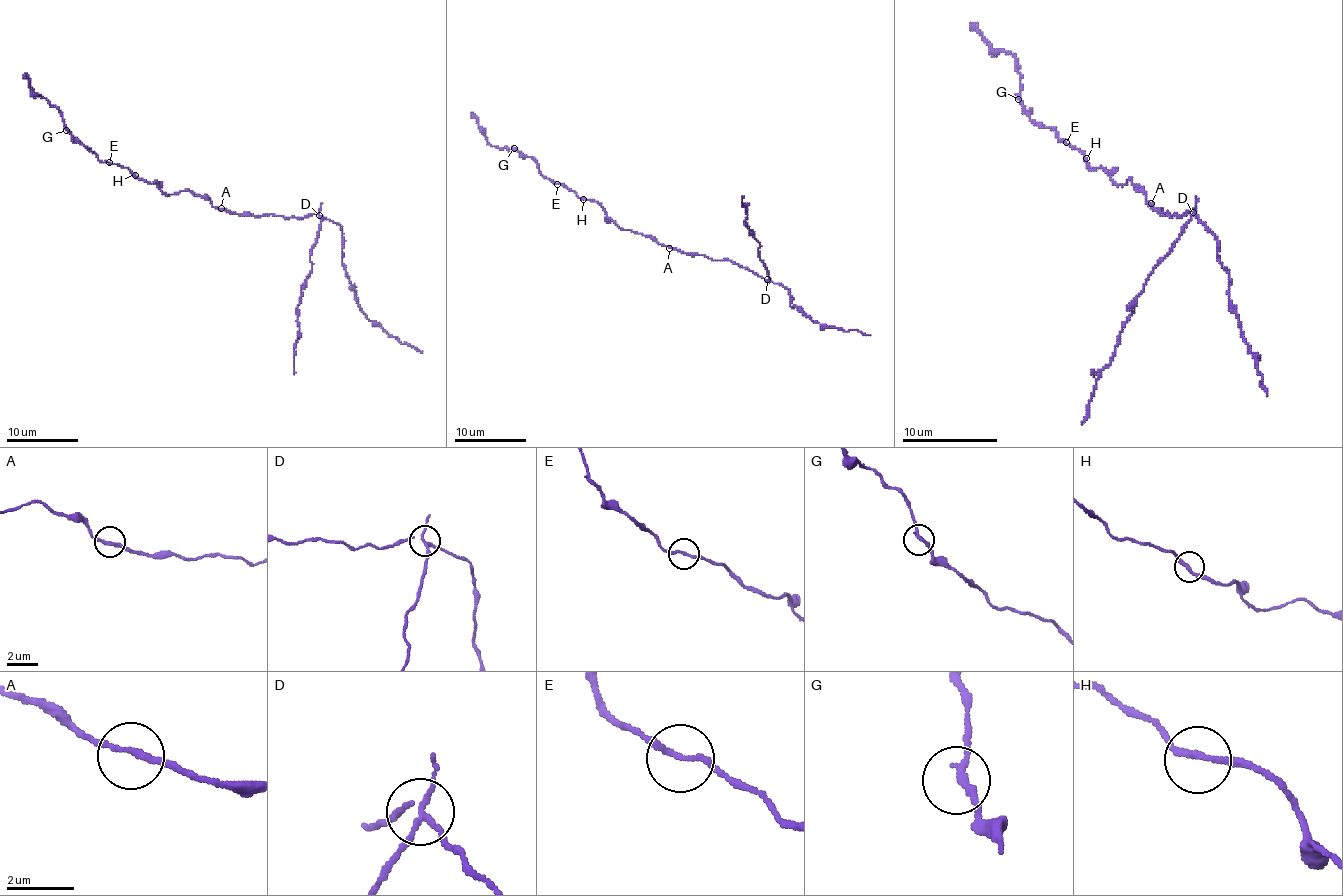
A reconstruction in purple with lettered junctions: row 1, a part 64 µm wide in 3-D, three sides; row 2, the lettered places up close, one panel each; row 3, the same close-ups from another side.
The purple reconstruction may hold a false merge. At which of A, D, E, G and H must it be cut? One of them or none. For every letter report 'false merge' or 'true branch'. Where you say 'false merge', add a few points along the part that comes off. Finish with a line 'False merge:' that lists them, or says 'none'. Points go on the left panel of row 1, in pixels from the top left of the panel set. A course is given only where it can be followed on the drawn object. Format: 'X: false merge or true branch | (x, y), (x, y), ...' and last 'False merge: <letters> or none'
A: true branch
D: false merge | (319, 215), (320, 230), (312, 249), (312, 267), (297, 306), (299, 335), (294, 349), (294, 374)
E: true branch
G: true branch
H: true branch
False merge: D

